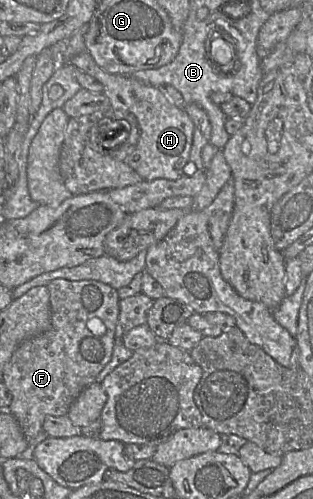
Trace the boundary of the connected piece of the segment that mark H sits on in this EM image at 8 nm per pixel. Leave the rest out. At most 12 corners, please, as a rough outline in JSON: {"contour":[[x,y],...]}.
{"contour":[[87,51],[69,64],[137,119],[125,162],[142,180],[183,175],[194,125],[157,86],[104,71]]}

